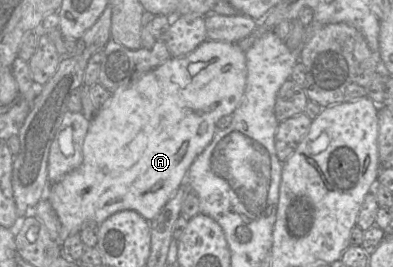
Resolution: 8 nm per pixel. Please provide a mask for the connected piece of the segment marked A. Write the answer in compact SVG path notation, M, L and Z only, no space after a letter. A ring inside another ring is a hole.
M207 39L188 55L170 57L162 65L142 75L136 83L112 93L89 123L81 165L61 181L50 184L44 197L55 210L65 234L79 233L87 221L101 224L121 210L135 210L148 222L154 219L176 189L185 184L189 167L218 131L218 120L231 115L237 108L246 82L246 57L239 45ZM198 62L206 63L206 67L191 75L189 64ZM203 122L208 124L208 129L206 133L198 134Z

